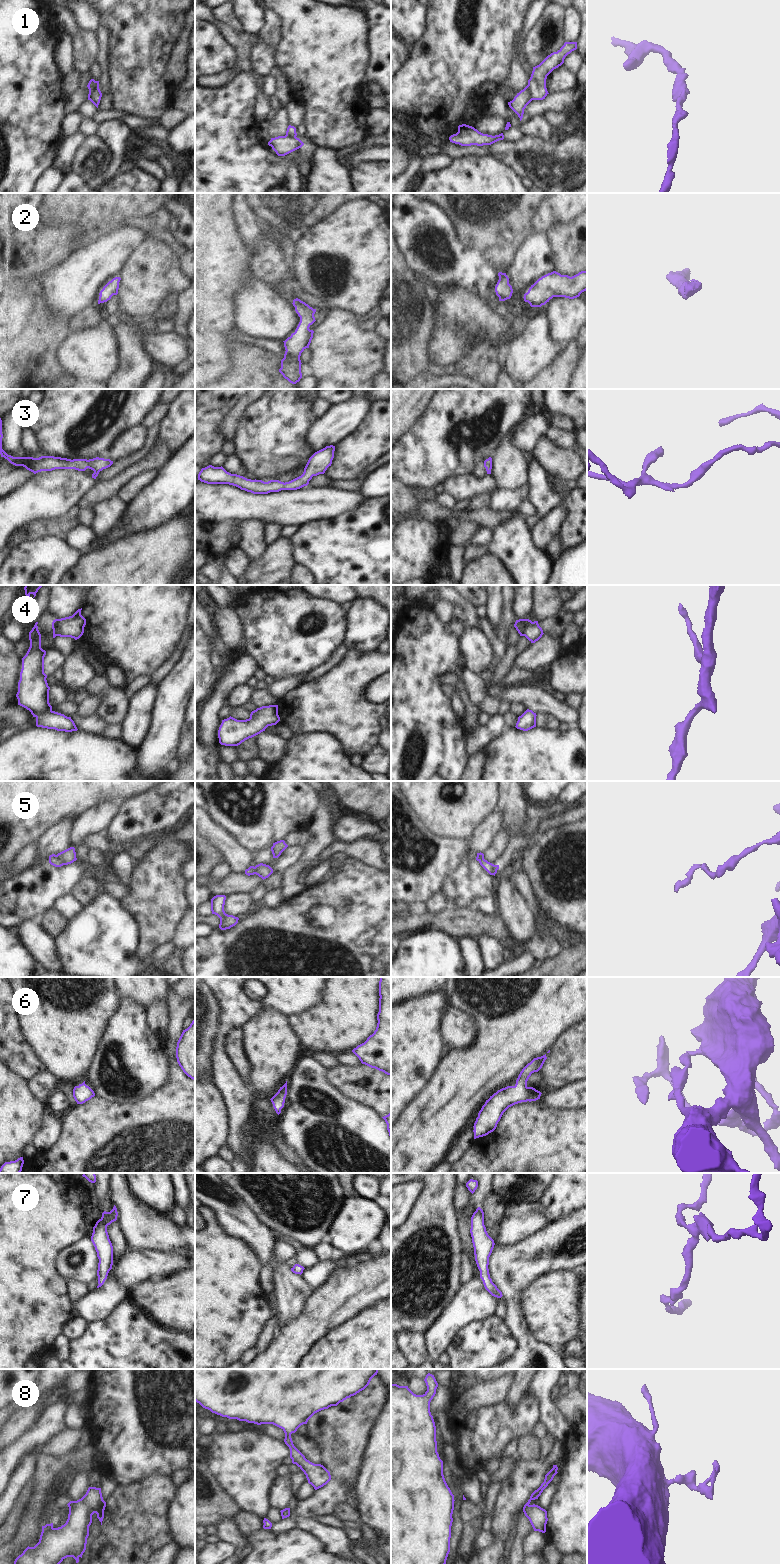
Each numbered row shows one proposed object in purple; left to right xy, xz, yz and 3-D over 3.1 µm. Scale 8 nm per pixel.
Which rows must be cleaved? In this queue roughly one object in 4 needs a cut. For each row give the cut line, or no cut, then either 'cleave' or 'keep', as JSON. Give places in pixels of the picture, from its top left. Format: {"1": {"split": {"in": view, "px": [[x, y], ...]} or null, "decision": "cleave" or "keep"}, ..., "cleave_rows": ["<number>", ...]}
{"1": {"split": {"in": "yz", "px": [[527, 85], [532, 99]]}, "decision": "cleave"}, "2": {"split": null, "decision": "keep"}, "3": {"split": null, "decision": "keep"}, "4": {"split": null, "decision": "keep"}, "5": {"split": {"in": "xy", "px": [[56, 855], [64, 864]]}, "decision": "cleave"}, "6": {"split": null, "decision": "keep"}, "7": {"split": null, "decision": "keep"}, "8": {"split": null, "decision": "keep"}, "cleave_rows": ["1", "5"]}

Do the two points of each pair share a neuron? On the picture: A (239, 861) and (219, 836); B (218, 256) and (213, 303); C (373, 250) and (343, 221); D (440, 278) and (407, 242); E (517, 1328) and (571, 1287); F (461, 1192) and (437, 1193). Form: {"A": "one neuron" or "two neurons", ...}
{"A": "one neuron", "B": "two neurons", "C": "one neuron", "D": "one neuron", "E": "two neurons", "F": "two neurons"}

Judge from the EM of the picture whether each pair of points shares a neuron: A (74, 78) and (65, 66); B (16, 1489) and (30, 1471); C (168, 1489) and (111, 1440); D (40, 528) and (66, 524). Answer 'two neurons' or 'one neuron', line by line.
A: two neurons
B: one neuron
C: two neurons
D: one neuron

